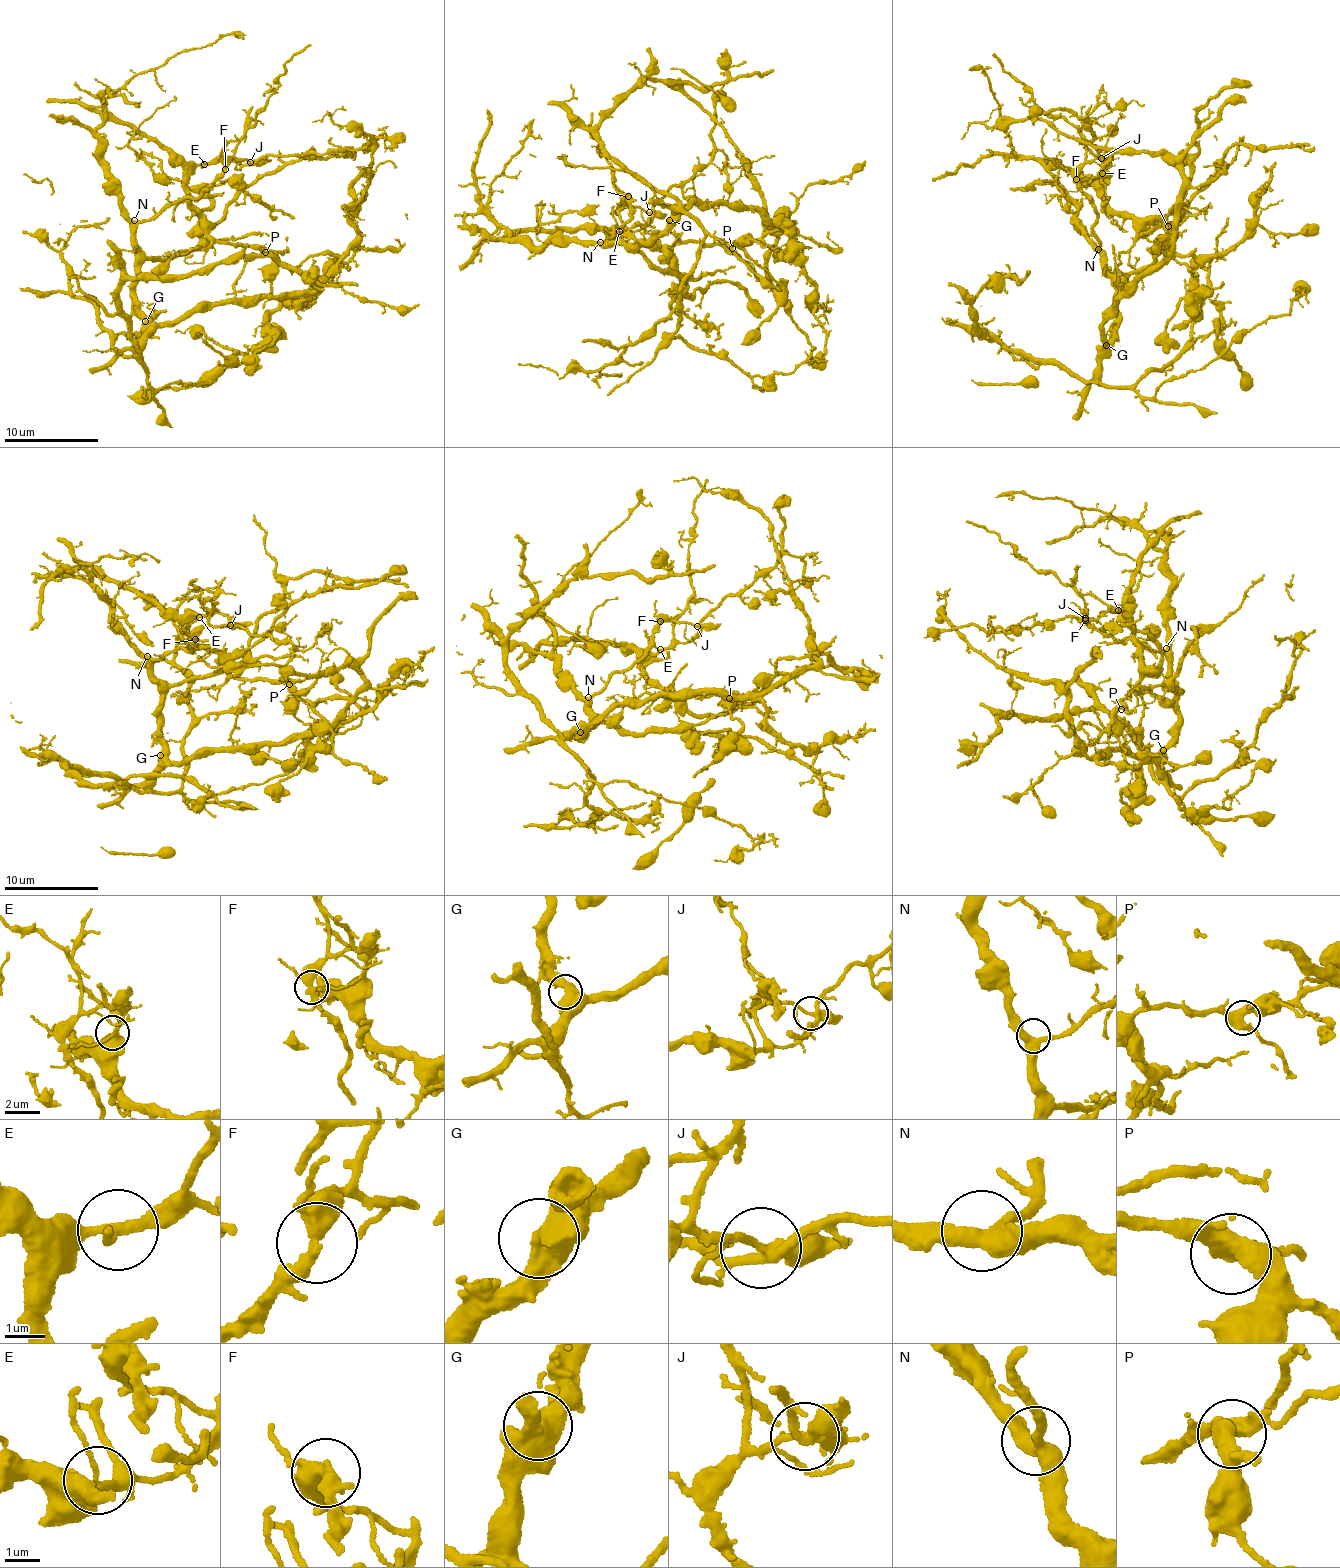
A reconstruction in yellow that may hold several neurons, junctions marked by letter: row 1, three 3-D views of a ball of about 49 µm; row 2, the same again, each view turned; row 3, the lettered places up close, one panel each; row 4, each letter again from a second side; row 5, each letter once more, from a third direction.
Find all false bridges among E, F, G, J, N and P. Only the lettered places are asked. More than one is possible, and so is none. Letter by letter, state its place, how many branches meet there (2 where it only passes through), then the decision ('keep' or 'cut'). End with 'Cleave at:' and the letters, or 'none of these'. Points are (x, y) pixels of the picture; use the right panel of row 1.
E: at (1102, 173); 3 branches meet; keep
F: at (1076, 179); 3 branches meet; cut
G: at (1106, 345); 2 branches meet; keep
J: at (1101, 158); 4 branches meet; keep
N: at (1098, 249); 3 branches meet; keep
P: at (1168, 226); 3 branches meet; keep
Cleave at: F

